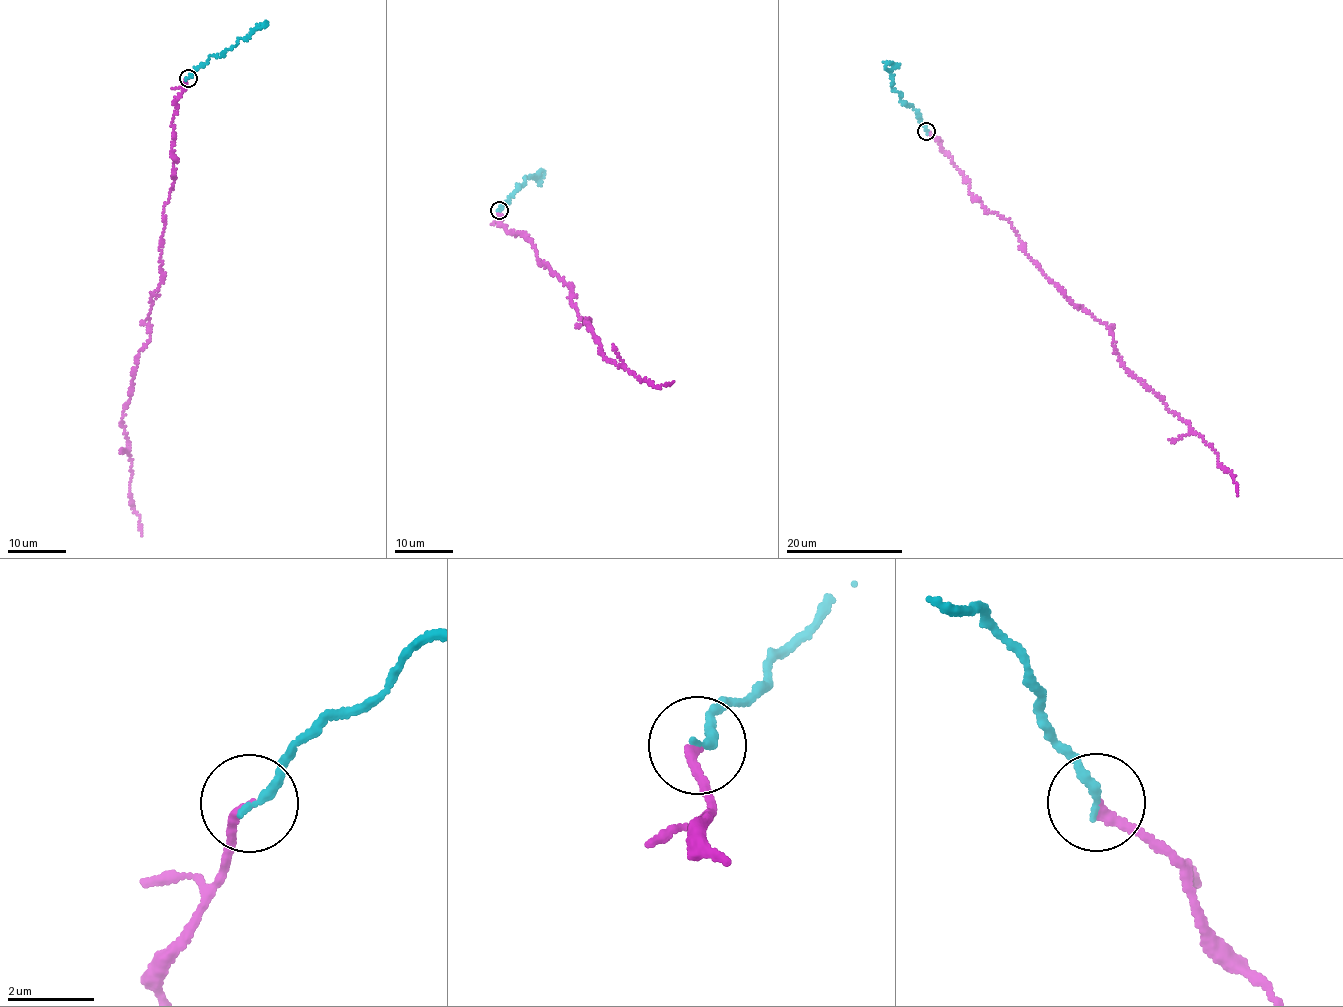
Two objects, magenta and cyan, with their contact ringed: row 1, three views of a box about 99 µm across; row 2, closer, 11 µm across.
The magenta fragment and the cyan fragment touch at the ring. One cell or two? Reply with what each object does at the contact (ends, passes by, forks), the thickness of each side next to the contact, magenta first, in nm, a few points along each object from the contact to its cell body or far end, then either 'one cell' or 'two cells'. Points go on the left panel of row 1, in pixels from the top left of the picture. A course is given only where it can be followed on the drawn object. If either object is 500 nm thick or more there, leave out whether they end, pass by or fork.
magenta ends; cyan ends; calibres 200 and 200 nm; course magenta (188, 78), (171, 122), (174, 163), (150, 340), (121, 423), (142, 534); course cyan (188, 78), (212, 57), (220, 55), (240, 39), (246, 39), (255, 29), (265, 26), (257, 28); one cell

